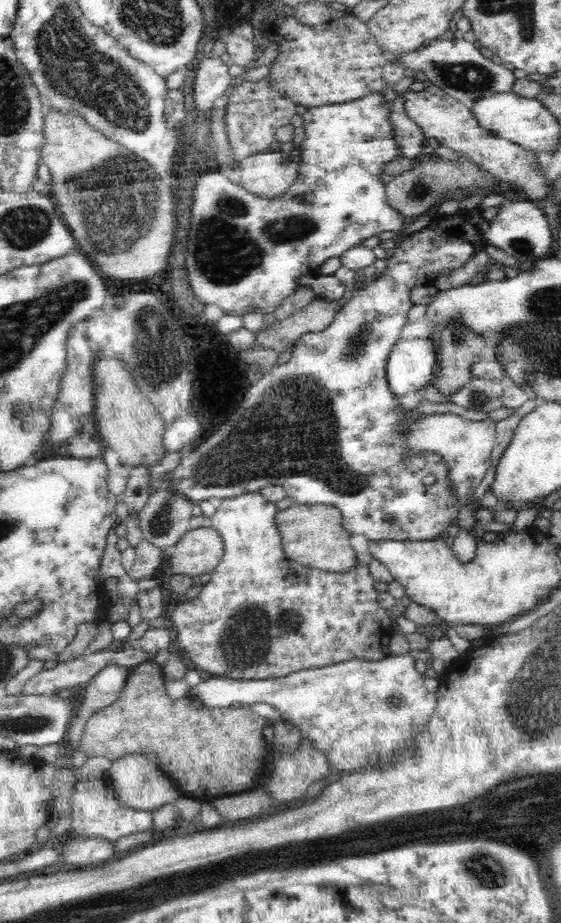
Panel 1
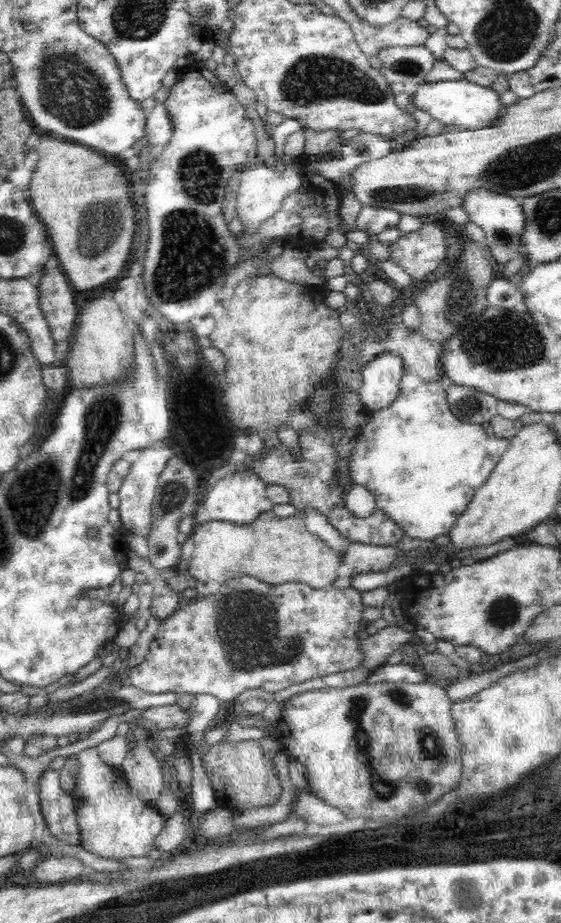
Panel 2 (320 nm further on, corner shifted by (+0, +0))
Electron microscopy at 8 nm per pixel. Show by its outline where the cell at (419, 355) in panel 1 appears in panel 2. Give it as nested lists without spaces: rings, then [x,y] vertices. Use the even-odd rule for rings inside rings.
[[[380,353],[361,372],[359,395],[366,409],[377,411],[396,400],[403,384],[403,362],[399,356]]]

